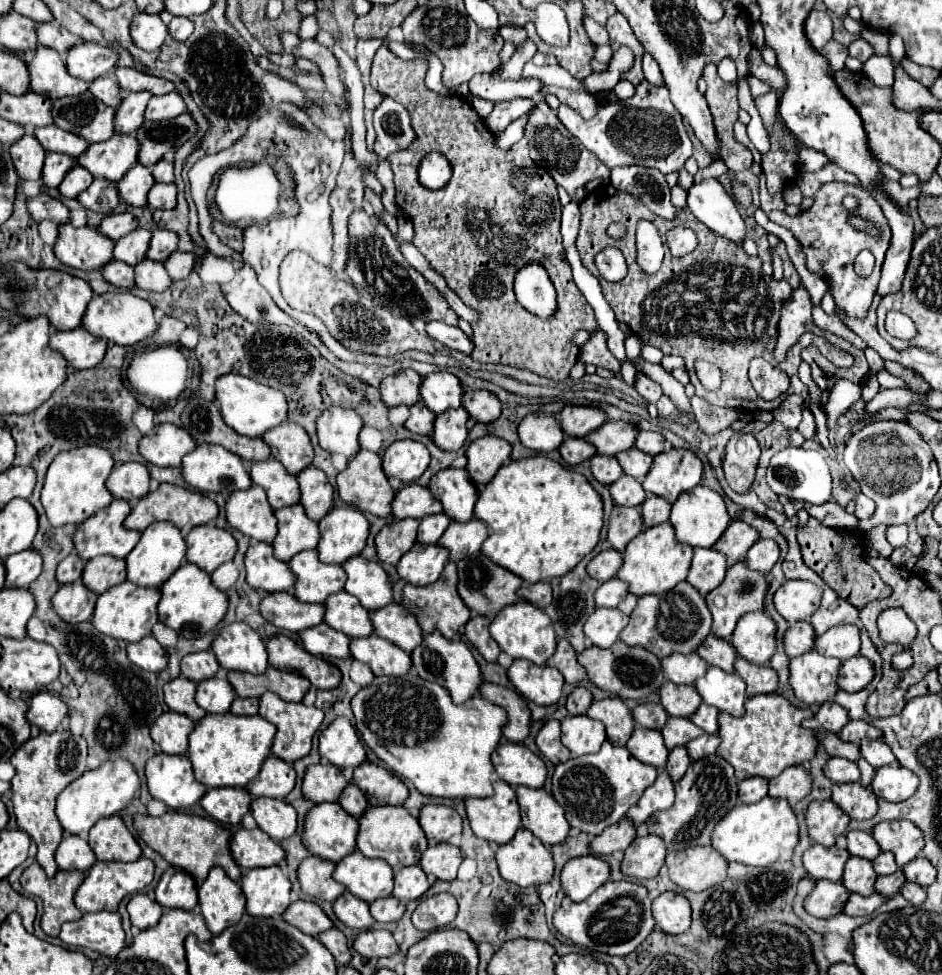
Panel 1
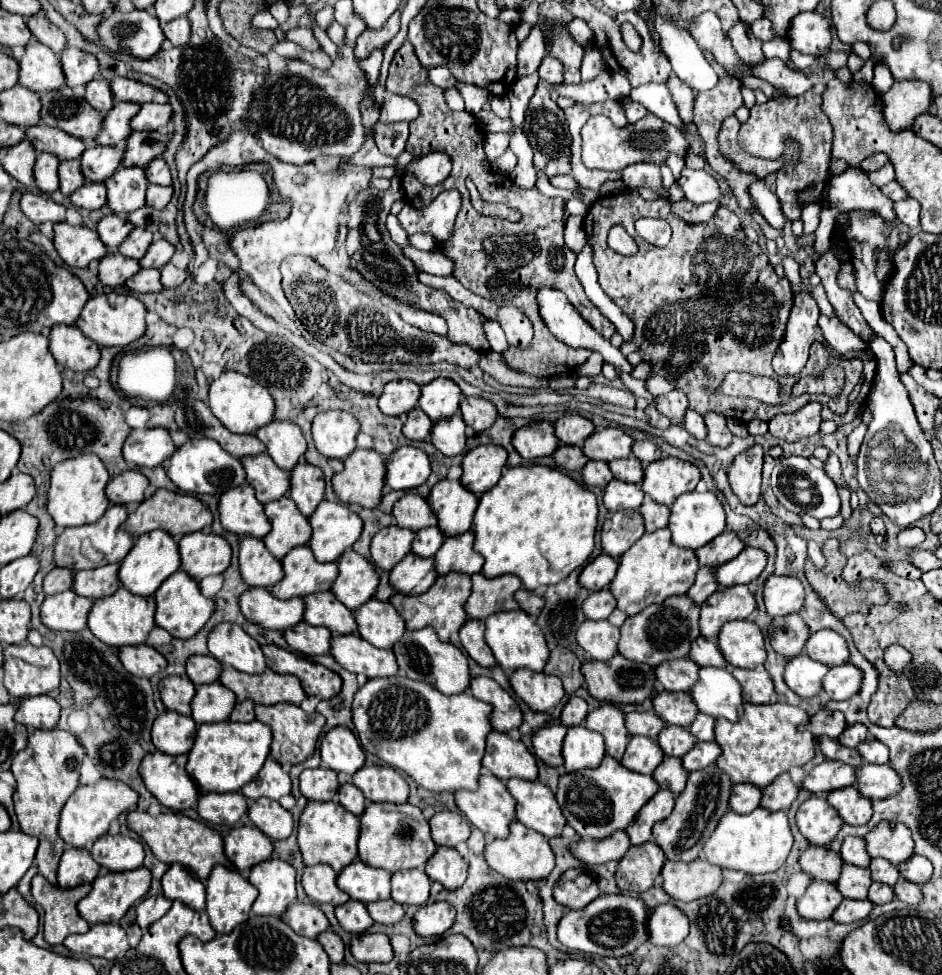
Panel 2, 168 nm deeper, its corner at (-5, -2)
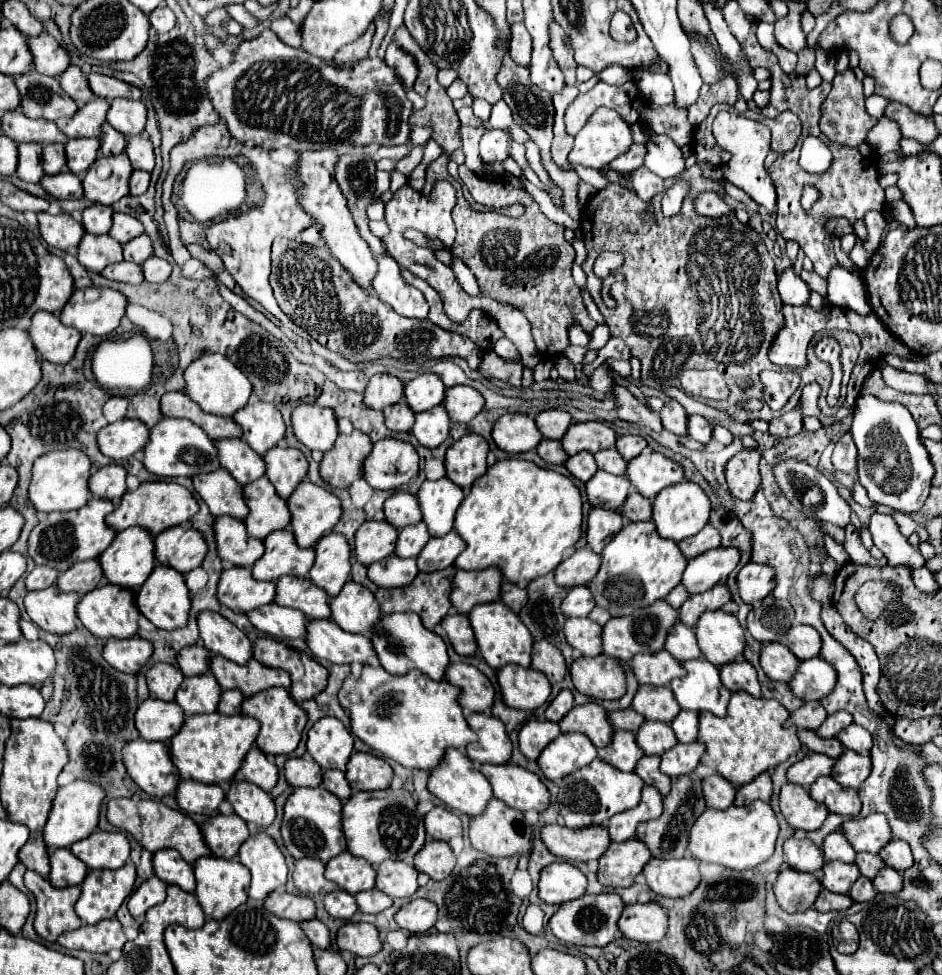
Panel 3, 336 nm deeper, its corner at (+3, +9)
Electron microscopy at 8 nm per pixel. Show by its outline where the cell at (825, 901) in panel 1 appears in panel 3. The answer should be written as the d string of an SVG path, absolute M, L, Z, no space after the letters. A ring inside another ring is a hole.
M794 869L780 871L774 883L774 895L778 905L788 913L806 911L812 907L822 885L812 873L800 873Z

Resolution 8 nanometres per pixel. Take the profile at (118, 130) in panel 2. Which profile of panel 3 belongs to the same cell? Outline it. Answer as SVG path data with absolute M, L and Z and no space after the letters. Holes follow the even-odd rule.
M92 99L86 103L78 113L72 115L72 119L62 127L62 133L72 137L100 137L100 125L106 121L106 111L110 103L106 99Z

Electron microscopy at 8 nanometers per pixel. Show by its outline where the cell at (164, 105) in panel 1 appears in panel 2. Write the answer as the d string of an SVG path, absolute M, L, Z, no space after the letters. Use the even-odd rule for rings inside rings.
M148 102L140 108L140 112L132 120L132 130L158 130L172 120L172 106L170 104L156 104Z

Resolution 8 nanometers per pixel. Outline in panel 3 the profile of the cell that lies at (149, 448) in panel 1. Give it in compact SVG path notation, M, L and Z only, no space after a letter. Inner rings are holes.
M120 419L112 425L106 425L98 433L98 447L100 451L114 459L126 459L134 453L142 451L148 441L148 427L138 419Z

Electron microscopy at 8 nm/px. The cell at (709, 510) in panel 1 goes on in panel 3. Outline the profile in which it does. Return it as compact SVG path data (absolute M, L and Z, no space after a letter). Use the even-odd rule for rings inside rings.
M678 483L668 489L662 489L652 501L652 521L656 525L658 535L664 539L682 541L686 537L696 535L708 523L708 515L710 515L710 501L696 483Z

